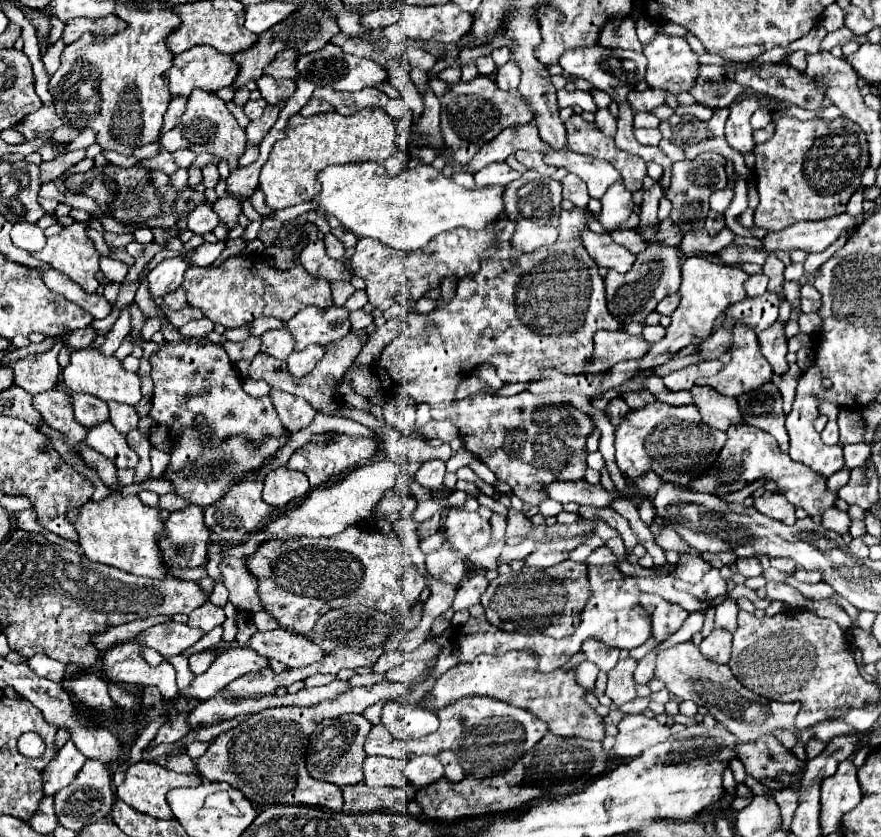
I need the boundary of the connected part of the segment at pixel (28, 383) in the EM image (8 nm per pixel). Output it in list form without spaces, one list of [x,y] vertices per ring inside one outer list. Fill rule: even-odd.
[[[57,340],[57,344],[51,348],[51,352],[27,356],[23,360],[11,362],[9,366],[15,372],[15,384],[27,390],[29,394],[39,394],[55,388],[59,380],[59,362],[57,352],[63,346],[65,340]]]

